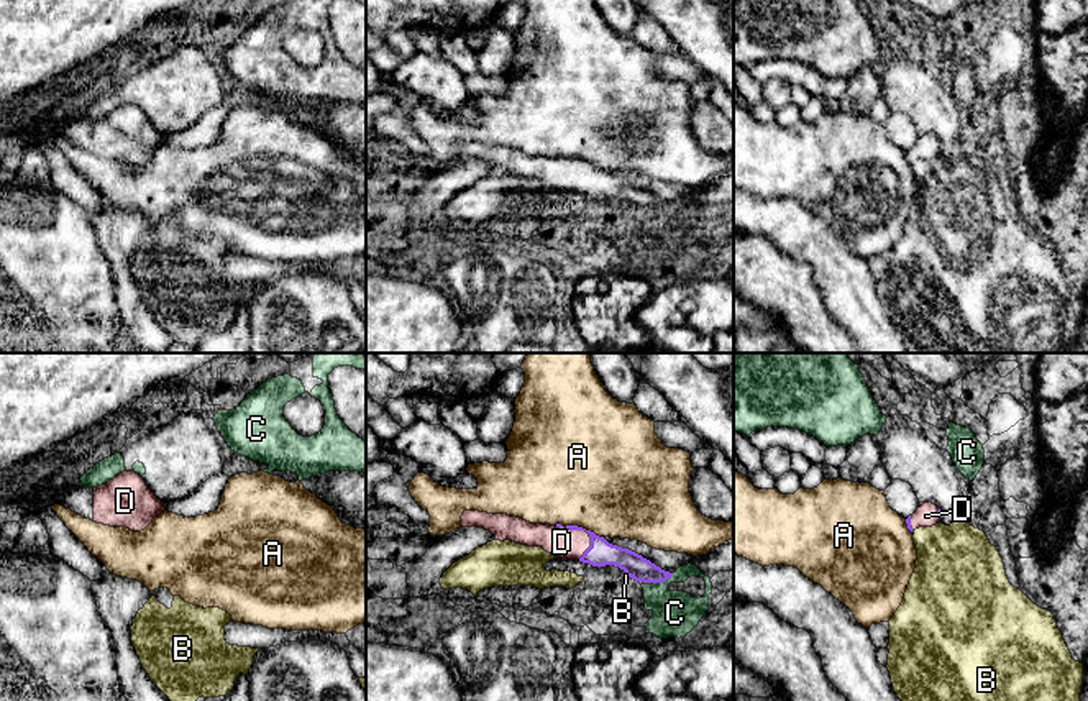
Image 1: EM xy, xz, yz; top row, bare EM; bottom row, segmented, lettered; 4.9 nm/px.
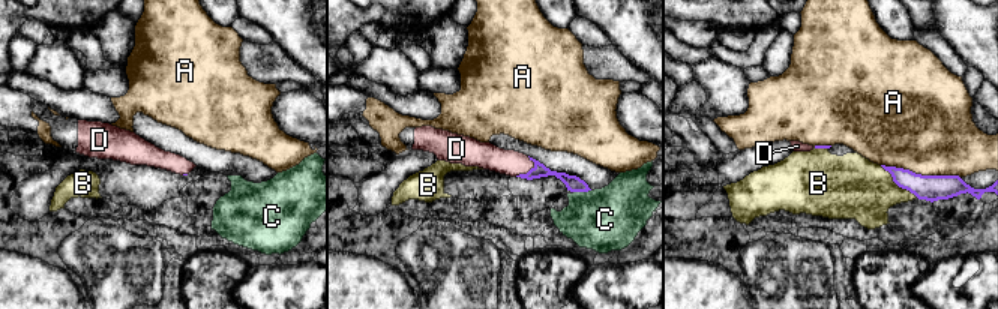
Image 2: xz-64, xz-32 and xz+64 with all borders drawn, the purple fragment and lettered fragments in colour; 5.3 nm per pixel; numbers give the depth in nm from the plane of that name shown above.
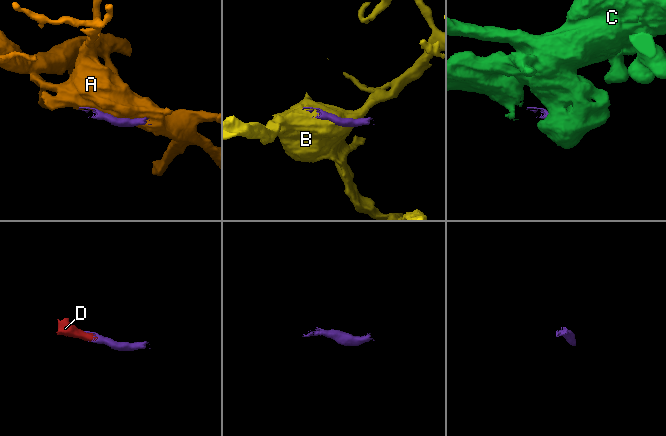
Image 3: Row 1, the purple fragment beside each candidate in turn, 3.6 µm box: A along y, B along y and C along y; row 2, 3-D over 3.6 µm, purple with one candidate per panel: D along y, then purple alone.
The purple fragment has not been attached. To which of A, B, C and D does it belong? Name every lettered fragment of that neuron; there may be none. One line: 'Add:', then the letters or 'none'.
Add: D

